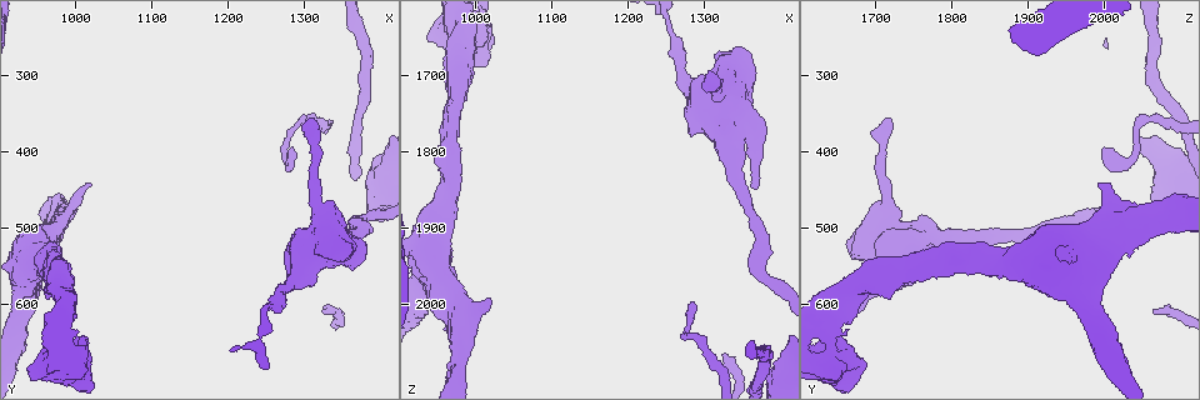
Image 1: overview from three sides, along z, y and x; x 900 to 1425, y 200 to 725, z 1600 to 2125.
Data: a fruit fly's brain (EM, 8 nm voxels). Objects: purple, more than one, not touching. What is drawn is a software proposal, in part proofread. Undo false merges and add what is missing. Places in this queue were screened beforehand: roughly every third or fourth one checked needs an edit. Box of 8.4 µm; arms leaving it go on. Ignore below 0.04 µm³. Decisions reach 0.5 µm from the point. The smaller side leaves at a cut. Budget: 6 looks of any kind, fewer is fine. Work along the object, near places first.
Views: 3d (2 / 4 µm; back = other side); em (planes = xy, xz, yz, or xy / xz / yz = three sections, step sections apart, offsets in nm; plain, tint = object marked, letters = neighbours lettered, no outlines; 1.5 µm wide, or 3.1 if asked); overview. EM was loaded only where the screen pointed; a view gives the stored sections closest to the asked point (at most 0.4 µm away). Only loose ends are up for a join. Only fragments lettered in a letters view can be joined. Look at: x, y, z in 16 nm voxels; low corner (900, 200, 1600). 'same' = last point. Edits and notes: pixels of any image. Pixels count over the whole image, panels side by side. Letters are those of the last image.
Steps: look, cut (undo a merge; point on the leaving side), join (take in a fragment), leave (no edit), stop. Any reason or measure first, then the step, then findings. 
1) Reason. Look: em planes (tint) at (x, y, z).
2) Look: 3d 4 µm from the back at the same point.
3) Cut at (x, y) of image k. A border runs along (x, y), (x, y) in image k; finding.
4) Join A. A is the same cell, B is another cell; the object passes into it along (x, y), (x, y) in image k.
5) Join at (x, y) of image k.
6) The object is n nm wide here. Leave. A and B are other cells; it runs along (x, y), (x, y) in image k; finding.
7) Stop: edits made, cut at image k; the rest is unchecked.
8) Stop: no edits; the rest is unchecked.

An open end. Look: 3d 2 µm at (1015, 440, 1995).

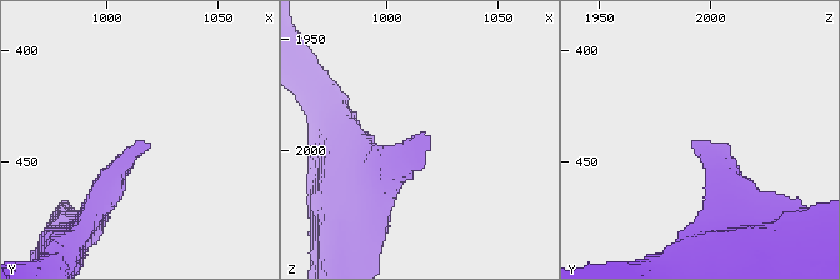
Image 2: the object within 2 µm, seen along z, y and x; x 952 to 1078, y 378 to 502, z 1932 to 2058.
Look: em planes (letters) at (1016, 440, 1991).

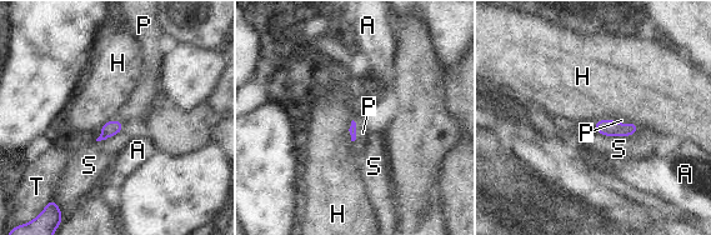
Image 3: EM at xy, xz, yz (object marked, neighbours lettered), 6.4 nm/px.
Join P. P is the same cell, A, H, S and T are other cells; the object passes into it along (610, 128), (611, 120), (621, 120) in image 3; the neuron continues.

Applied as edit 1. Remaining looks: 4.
Stops while still wide. Look: em planes (letters) at (980, 460, 2095).

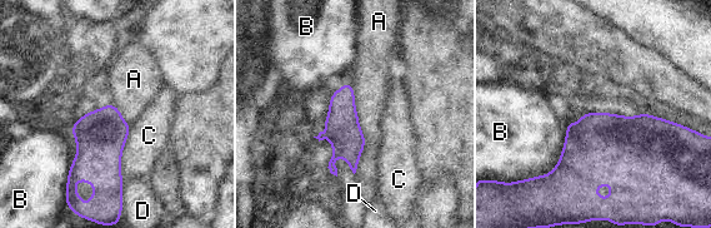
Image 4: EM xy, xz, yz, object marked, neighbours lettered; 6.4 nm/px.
Leave. A, B, C and D are other cells; a border runs along (350, 82), (364, 137), (355, 173) in image 4; none of them fits.

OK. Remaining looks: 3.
Thin neck. Look: em xz step 4 (tint) at (1255, 605, 1640).

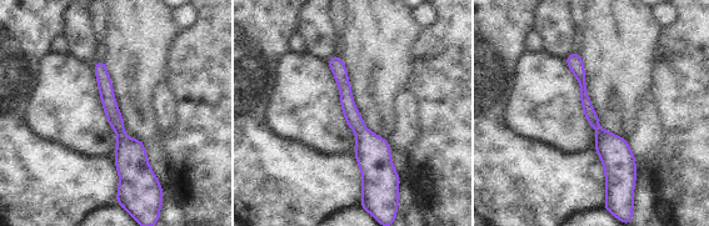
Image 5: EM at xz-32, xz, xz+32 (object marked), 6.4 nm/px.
What lies round it. Look: em xz step 4 (letters) at the same point.

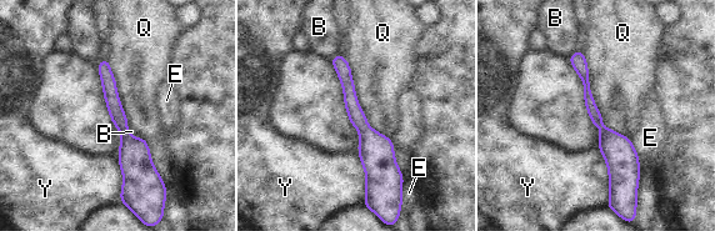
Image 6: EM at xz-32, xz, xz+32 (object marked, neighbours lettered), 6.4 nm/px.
Leave. B, E, Q and Y are other cells; a border runs along (345, 56), (404, 177) in image 6; one neuron here.

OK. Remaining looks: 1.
Stop: edits made, join at image 3; the rest is unchecked.

